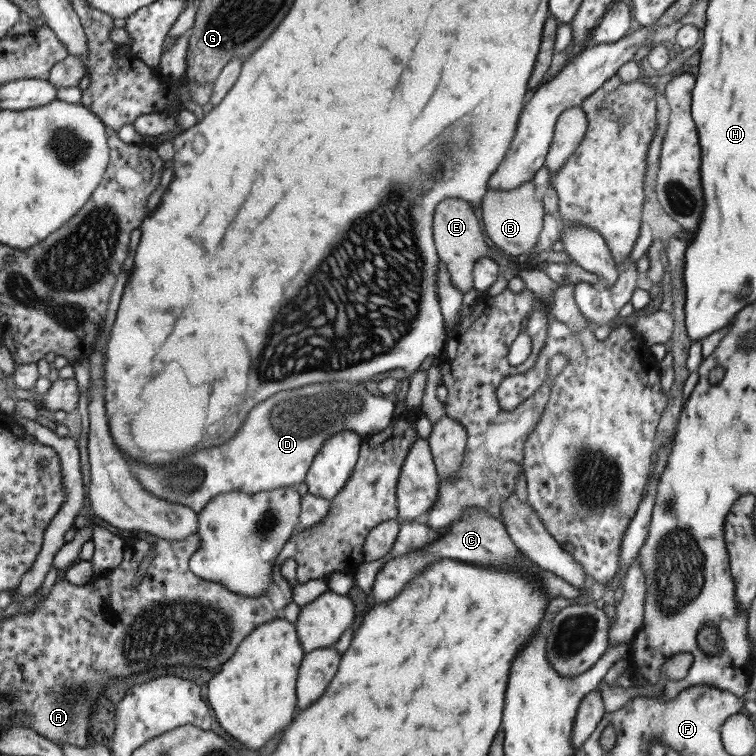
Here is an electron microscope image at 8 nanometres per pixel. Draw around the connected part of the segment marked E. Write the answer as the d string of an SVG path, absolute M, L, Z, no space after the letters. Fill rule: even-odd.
M459 197L444 198L435 206L433 212L432 239L438 259L445 263L447 276L451 277L452 284L461 291L471 291L473 263L481 257L488 257L497 262L499 272L506 281L516 275L516 266L503 254L493 252L485 244L479 228L478 213L471 210L469 203Z

